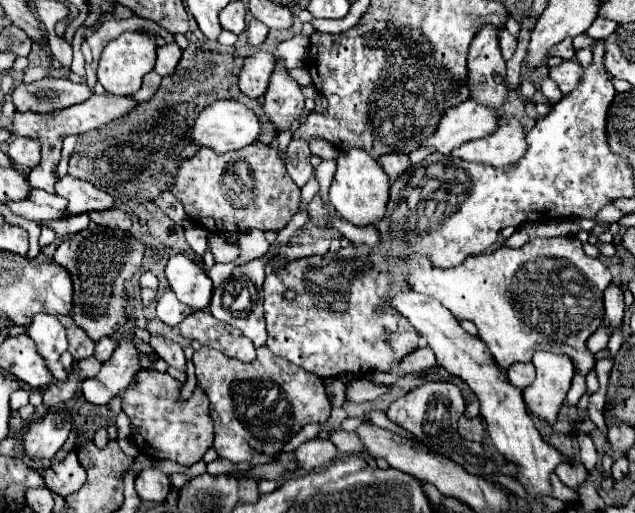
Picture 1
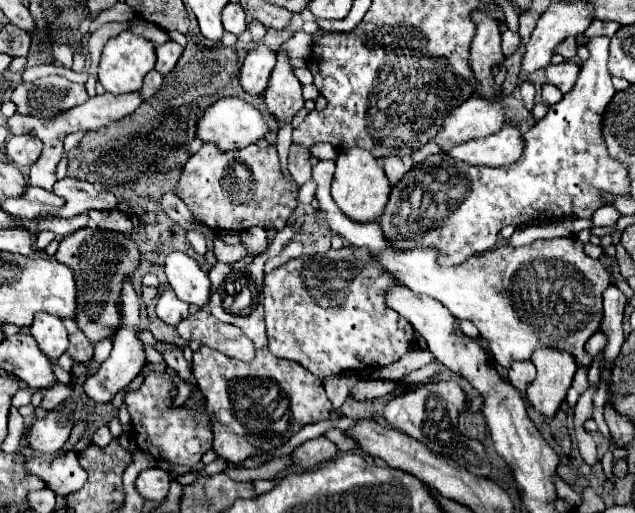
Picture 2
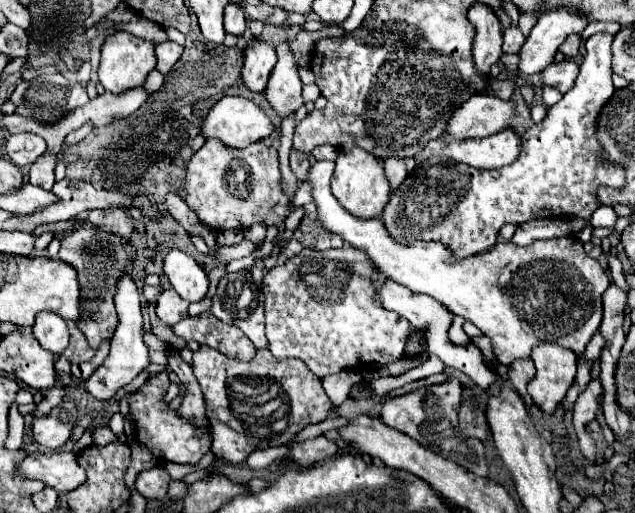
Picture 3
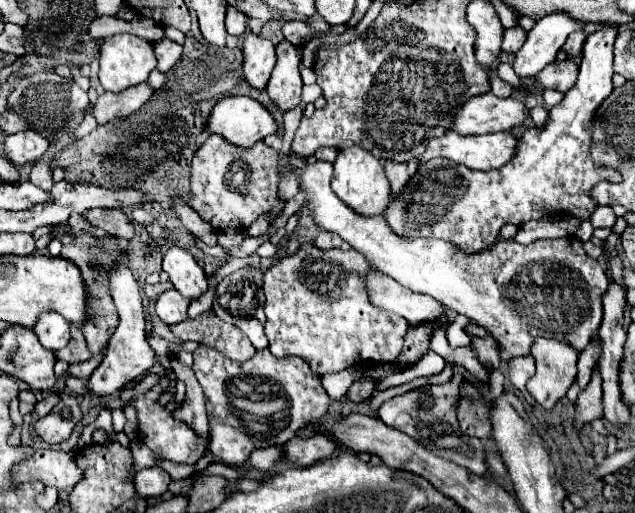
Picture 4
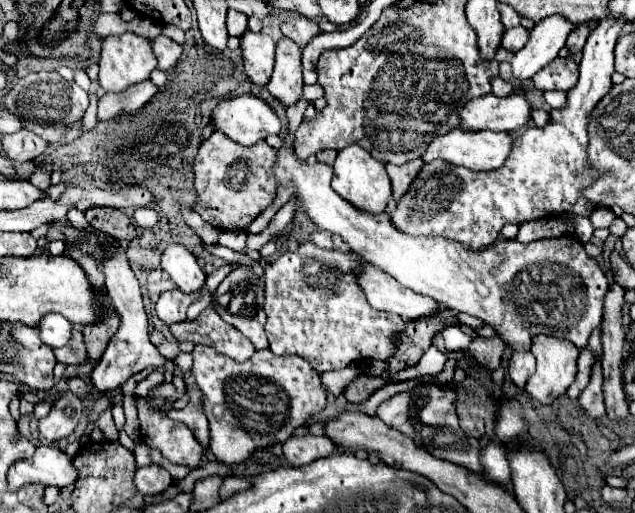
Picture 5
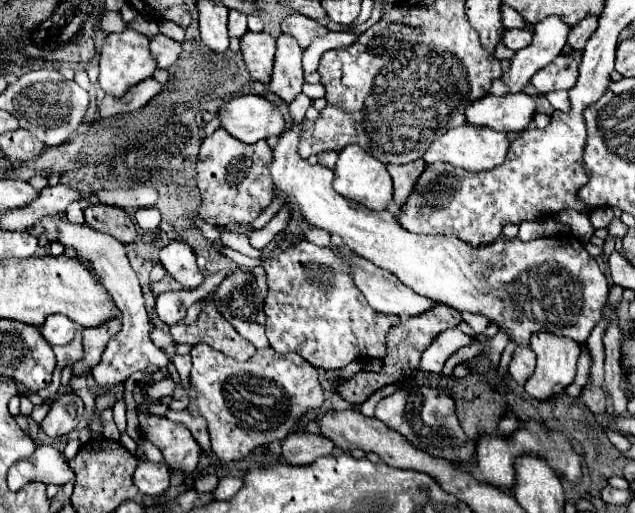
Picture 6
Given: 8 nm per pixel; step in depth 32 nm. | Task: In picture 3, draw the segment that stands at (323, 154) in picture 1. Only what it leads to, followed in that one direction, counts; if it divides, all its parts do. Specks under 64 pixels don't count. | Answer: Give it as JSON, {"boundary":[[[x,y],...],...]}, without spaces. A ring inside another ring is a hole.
{"boundary":[[[318,146],[312,150],[312,156],[316,160],[336,160],[338,158],[338,150],[332,146]]]}

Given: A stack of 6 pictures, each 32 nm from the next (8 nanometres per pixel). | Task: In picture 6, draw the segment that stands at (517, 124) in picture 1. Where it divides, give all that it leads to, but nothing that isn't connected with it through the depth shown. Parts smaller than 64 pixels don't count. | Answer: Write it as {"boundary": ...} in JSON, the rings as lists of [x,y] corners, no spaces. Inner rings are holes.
{"boundary":[[[458,126],[456,130],[448,130],[448,134],[436,138],[432,142],[428,152],[424,154],[424,162],[432,164],[436,160],[442,160],[452,166],[480,172],[480,170],[492,170],[492,168],[500,166],[506,158],[508,148],[510,148],[510,140],[504,132],[494,132],[488,128],[474,128],[474,126]]]}

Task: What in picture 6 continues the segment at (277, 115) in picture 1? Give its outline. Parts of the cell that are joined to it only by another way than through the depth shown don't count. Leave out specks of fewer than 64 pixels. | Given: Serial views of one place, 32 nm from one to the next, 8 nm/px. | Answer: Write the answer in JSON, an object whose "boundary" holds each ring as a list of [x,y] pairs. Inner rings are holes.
{"boundary":[[[282,34],[278,38],[274,76],[268,84],[268,88],[270,88],[270,92],[274,92],[288,104],[302,92],[302,84],[304,84],[302,52],[304,50],[298,46],[298,42],[292,40],[292,36]]]}

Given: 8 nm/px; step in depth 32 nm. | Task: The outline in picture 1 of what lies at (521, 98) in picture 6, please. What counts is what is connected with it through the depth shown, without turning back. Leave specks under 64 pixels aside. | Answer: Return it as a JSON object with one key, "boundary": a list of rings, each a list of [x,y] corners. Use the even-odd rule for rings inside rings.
{"boundary":[[[472,100],[452,106],[440,118],[436,132],[430,134],[422,148],[434,148],[440,154],[450,154],[450,150],[462,146],[468,140],[484,138],[496,130],[496,110],[488,110]]]}

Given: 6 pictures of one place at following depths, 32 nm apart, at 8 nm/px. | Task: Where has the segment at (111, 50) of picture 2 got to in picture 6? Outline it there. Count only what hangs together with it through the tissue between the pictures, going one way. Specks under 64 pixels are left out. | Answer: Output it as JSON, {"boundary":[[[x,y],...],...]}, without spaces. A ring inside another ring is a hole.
{"boundary":[[[136,30],[106,36],[106,42],[100,52],[100,78],[98,78],[98,84],[106,94],[114,94],[118,98],[134,84],[152,76],[152,72],[156,70],[156,60],[152,58],[148,44],[150,40],[144,34],[138,34]]]}

